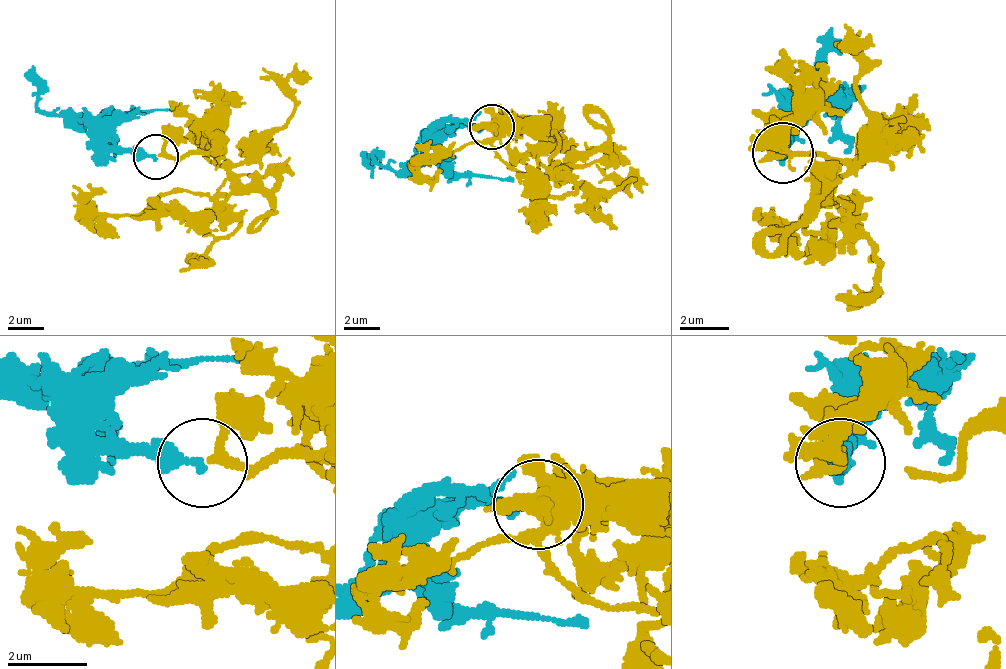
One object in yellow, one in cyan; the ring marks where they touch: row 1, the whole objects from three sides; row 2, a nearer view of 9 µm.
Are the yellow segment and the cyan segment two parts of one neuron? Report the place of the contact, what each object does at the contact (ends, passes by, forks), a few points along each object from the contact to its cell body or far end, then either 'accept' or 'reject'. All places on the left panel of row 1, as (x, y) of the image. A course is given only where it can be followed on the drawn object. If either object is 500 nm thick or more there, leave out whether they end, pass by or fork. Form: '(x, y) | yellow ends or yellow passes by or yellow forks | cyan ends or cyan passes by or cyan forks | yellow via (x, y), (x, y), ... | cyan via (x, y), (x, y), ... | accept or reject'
(155, 156) | yellow passes by | cyan ends | yellow via (156, 157), (223, 157), (228, 175), (134, 216), (85, 202), (107, 193) | cyan via (156, 157), (112, 153), (80, 122), (58, 117), (36, 104), (36, 86) | accept

